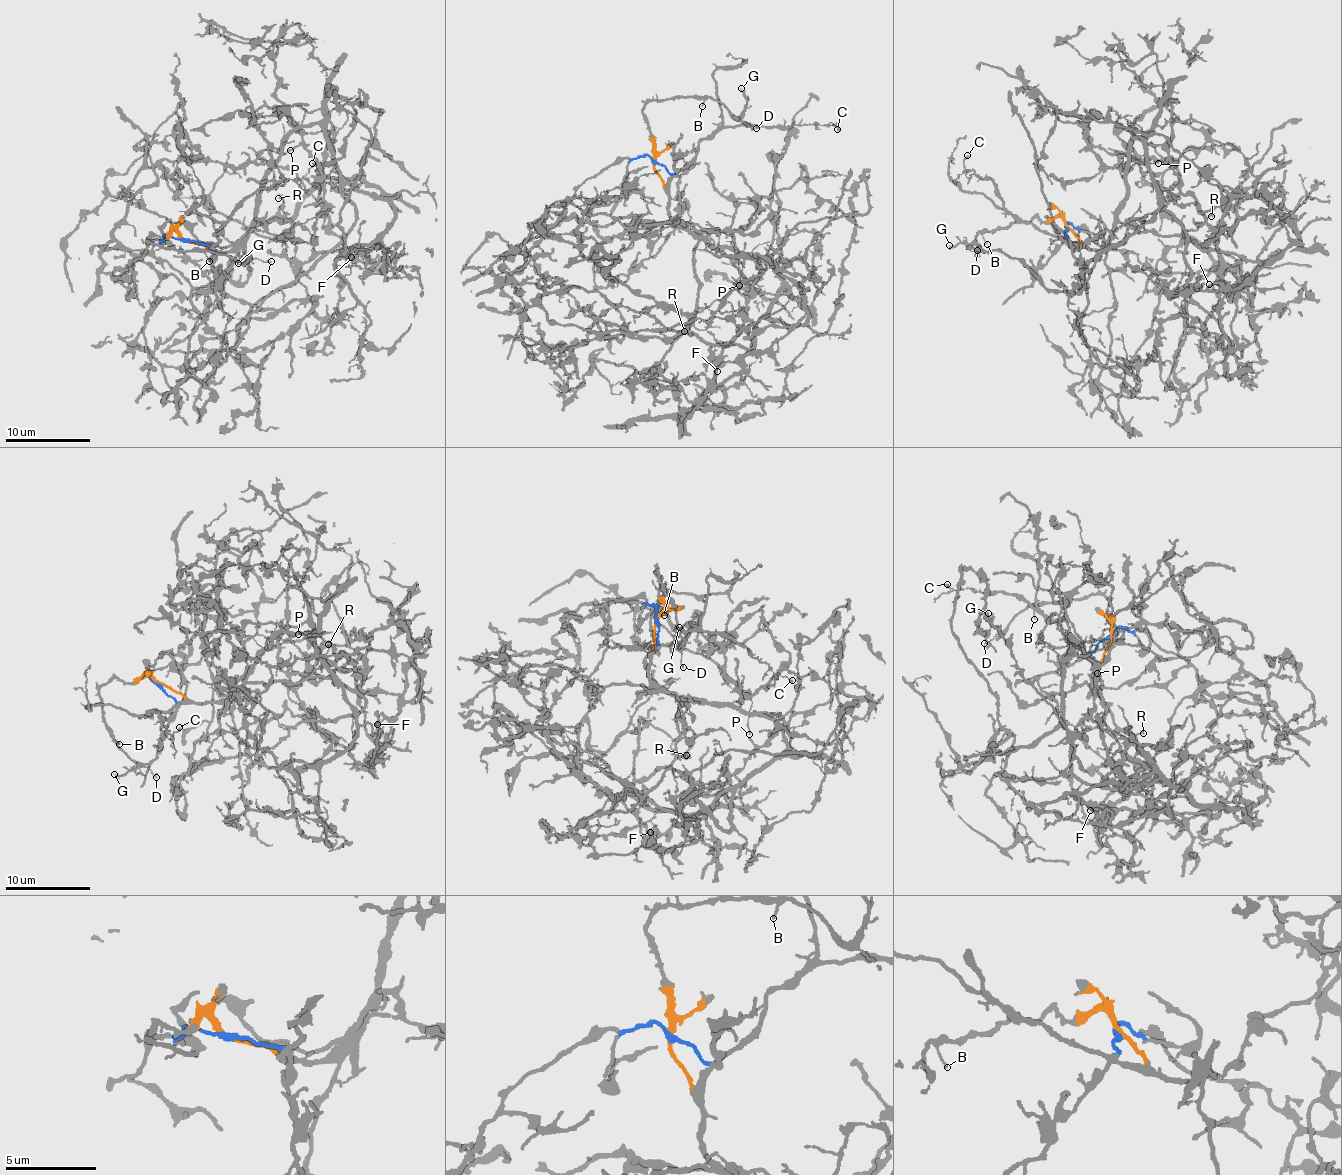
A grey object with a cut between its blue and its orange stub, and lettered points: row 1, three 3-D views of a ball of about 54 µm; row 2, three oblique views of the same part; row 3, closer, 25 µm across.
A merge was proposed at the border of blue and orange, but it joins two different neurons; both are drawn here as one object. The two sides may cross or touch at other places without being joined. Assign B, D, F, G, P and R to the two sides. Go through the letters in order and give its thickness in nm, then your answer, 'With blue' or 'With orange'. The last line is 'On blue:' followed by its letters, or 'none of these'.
B: Thickness 90 nm. With orange
D: Thickness 100 nm. With orange
F: Thickness 120 nm. With blue
G: Thickness 160 nm. With orange
P: Thickness 90 nm. With blue
R: Thickness 130 nm. With orange
On blue: F, P

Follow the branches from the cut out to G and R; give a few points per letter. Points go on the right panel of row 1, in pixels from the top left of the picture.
G: (1068, 228), (1060, 217), (1040, 222), (1036, 218), (974, 235), (977, 246), (950, 246)
R: (1068, 228), (1075, 231), (1086, 247), (1102, 251), (1119, 222), (1140, 232), (1180, 237), (1211, 216)

